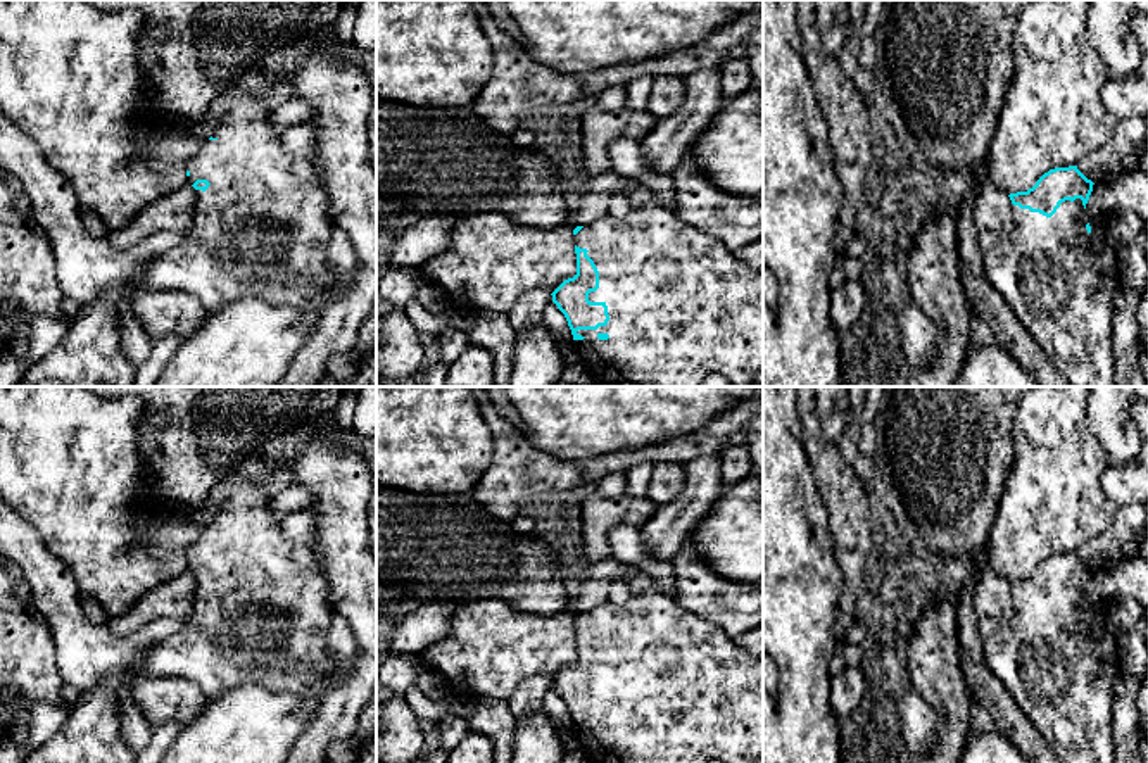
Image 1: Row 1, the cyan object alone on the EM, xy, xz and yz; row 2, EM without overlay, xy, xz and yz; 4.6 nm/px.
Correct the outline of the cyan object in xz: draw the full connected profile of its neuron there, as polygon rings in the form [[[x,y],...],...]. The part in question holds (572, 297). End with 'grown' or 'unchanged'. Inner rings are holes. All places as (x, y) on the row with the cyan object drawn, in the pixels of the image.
[[[659,202],[634,205],[621,219],[604,214],[597,221],[577,226],[573,242],[577,274],[565,280],[551,295],[568,321],[575,347],[594,383],[601,387],[699,387],[708,375],[718,373],[727,376],[732,387],[753,385],[754,375],[763,369],[763,273],[754,271],[715,236],[684,223]]]; grown

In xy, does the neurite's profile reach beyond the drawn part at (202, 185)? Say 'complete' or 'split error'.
split error

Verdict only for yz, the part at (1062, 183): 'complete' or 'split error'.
split error

